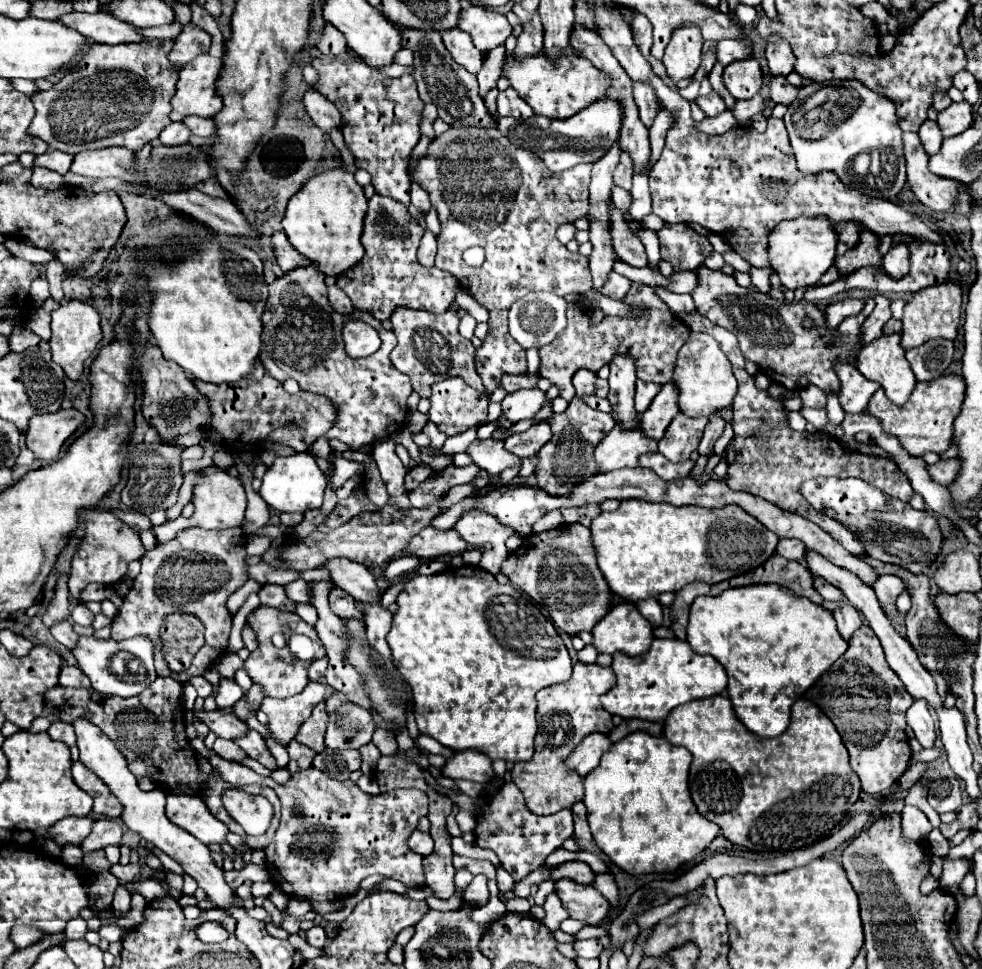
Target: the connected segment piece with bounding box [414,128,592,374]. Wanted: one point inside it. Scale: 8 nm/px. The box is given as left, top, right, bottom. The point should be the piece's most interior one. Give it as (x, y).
(509, 203)

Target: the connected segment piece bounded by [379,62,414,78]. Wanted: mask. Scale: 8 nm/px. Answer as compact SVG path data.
M394 62L392 66L379 68L379 71L388 78L396 78L402 76L402 74L414 74L414 66L404 68L404 66L400 66L400 64L396 64L396 62Z

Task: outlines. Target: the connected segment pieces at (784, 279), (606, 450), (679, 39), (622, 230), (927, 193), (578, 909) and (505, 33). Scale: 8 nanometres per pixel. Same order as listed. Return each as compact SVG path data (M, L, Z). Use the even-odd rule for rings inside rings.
M824 216L812 218L796 218L780 222L768 240L768 254L772 270L780 276L782 286L796 290L804 286L814 286L822 274L834 264L838 246L838 234L834 232L834 224L824 220Z
M618 424L608 432L608 436L596 446L596 462L600 466L600 472L610 472L618 468L636 468L638 458L642 454L656 452L656 440L648 440L648 436L642 436L640 424L636 428L624 430Z
M684 24L672 32L672 38L664 52L664 68L668 74L668 80L674 86L680 86L682 82L690 80L694 72L700 66L700 54L702 54L702 34L700 28L692 24Z
M614 204L610 208L610 240L616 256L632 266L646 266L648 258L644 246L636 232L632 232L630 222L624 220L624 212Z
M904 132L904 158L908 168L908 186L924 206L936 212L956 208L956 198L962 184L956 180L934 176L928 170L928 154L924 152L918 134L914 132Z
M558 880L556 894L562 900L564 908L568 910L570 918L576 918L580 922L596 926L610 912L608 900L600 896L600 892L594 890L592 886L576 884L572 880Z
M470 6L460 14L458 28L468 32L480 52L490 52L506 42L510 36L510 24L506 16L486 10L482 6Z

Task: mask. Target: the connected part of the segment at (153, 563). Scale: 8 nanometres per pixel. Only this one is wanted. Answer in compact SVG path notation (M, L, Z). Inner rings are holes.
M186 528L176 534L174 540L166 544L158 544L152 552L142 556L142 572L134 580L132 590L124 598L116 620L112 622L112 638L126 640L138 634L146 634L154 640L154 660L158 676L172 676L168 662L162 654L160 644L160 624L168 614L184 612L196 616L204 624L204 646L196 652L192 666L180 674L174 674L180 682L186 682L188 676L198 676L210 666L214 666L220 656L228 648L228 634L232 628L232 616L226 608L228 596L238 590L248 580L248 564L246 564L246 536L242 528L232 530L202 530L202 528Z

